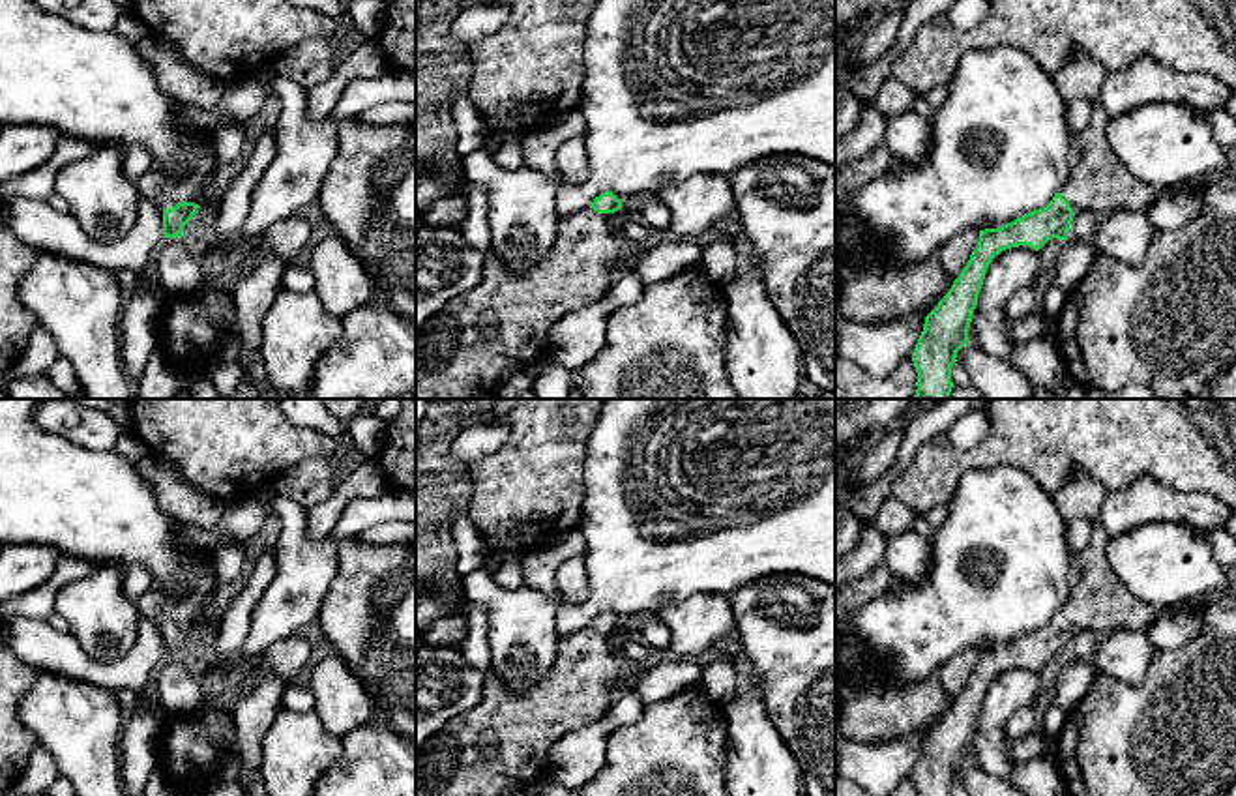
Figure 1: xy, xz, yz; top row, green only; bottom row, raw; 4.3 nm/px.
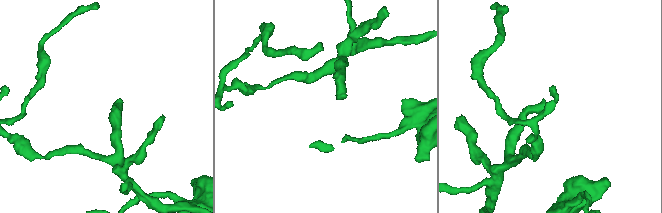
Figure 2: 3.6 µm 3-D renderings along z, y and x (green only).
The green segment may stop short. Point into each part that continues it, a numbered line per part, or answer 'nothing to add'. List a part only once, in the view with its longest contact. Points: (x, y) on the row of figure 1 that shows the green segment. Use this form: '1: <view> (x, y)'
1: xy (156, 184)

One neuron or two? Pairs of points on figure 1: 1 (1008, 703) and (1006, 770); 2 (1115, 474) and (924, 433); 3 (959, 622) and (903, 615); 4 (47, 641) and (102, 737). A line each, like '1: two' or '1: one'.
1: one
2: two
3: one
4: two

